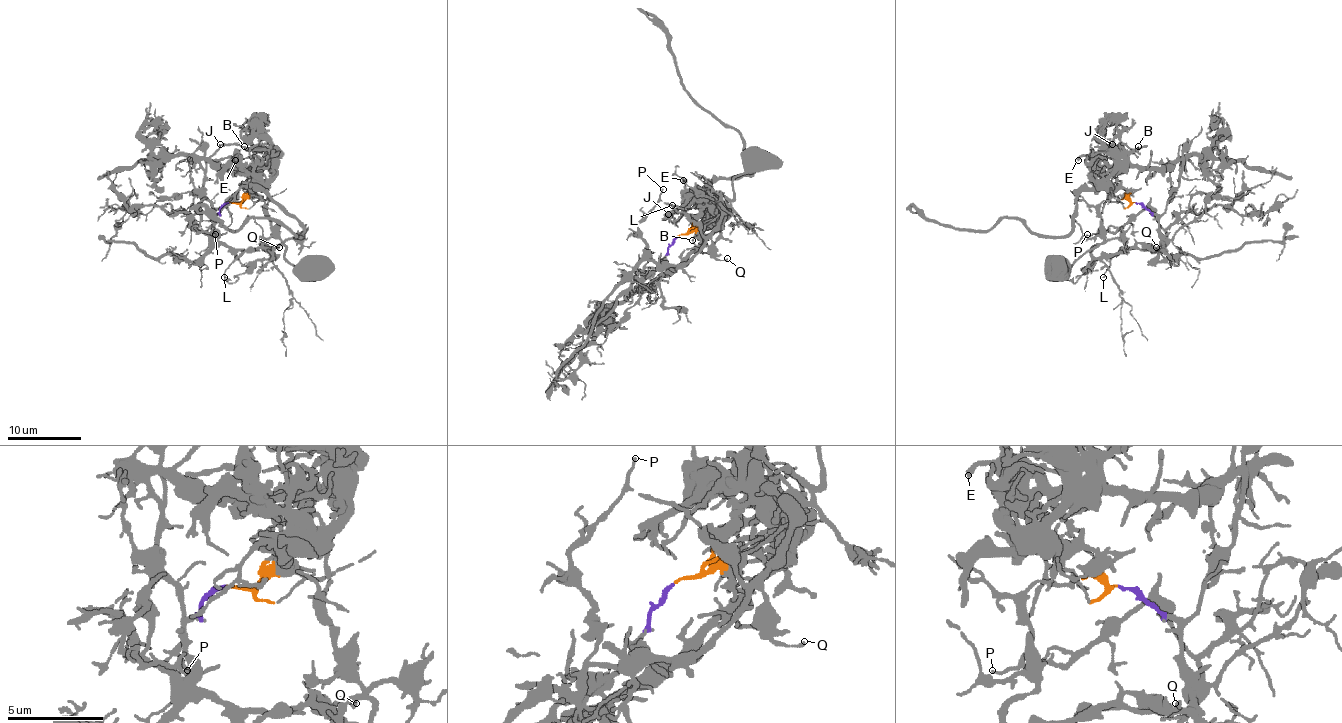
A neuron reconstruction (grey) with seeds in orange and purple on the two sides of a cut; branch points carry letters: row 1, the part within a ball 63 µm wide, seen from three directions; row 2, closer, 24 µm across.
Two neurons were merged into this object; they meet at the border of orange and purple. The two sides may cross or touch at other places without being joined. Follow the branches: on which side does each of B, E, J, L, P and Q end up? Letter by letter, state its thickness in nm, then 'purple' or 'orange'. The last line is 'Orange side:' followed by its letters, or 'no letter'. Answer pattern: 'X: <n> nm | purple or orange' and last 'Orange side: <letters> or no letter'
B: 140 nm | orange
E: 240 nm | orange
J: 200 nm | orange
L: 110 nm | purple
P: 130 nm | purple
Q: 150 nm | purple
Orange side: B, E, J

